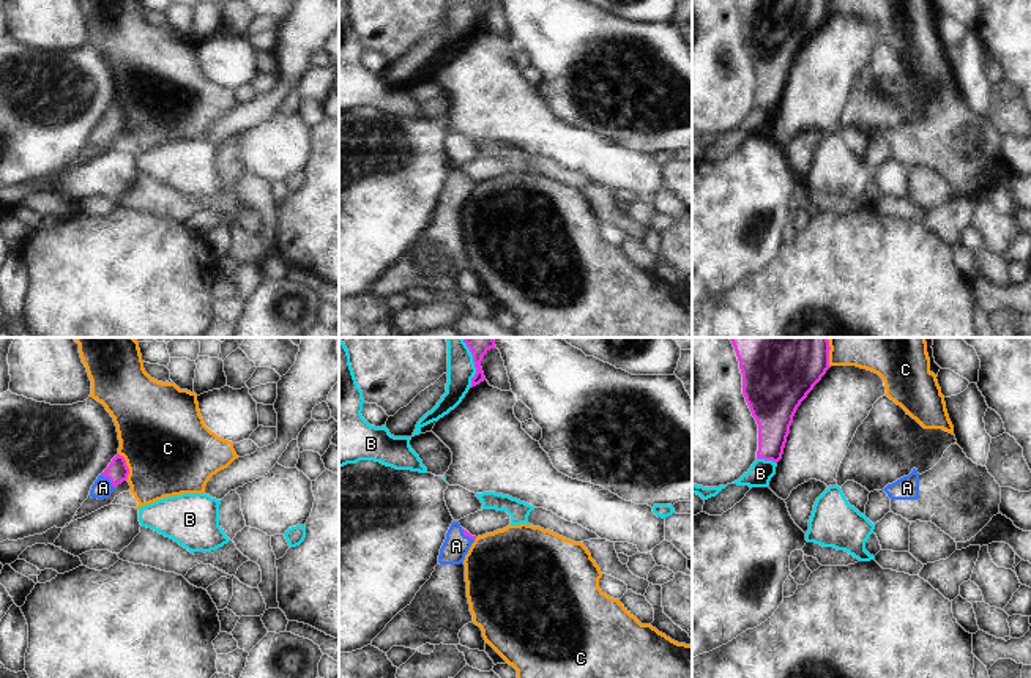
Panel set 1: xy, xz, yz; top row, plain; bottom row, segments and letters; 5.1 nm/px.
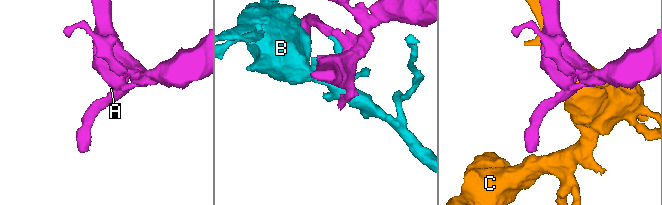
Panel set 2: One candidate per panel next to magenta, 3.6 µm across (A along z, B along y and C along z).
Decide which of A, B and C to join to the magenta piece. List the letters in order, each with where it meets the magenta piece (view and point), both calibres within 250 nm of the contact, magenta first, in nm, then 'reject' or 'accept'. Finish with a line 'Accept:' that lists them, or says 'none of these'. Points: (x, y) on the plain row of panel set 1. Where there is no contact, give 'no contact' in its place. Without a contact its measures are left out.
A: xy (109, 125) | 110/100 nm | accept
B: xz (476, 18) | 50/140 nm | reject
C: xy (126, 112) | 110/460 nm | reject
Accept: A

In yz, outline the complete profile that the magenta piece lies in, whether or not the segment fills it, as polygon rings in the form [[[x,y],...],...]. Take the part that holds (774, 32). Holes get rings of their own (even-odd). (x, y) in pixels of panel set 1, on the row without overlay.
[[[736,0],[743,41],[758,71],[757,106],[779,109],[793,63],[829,16],[829,0]]]

